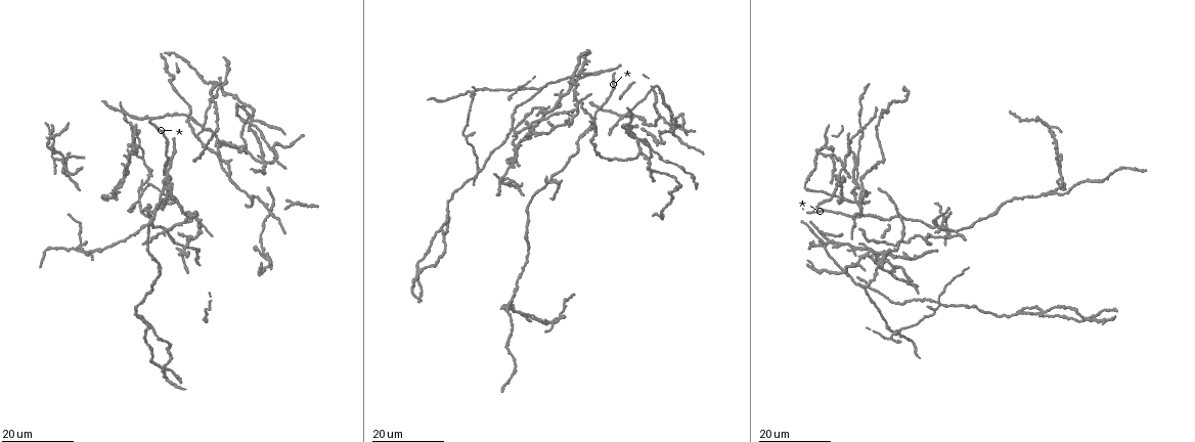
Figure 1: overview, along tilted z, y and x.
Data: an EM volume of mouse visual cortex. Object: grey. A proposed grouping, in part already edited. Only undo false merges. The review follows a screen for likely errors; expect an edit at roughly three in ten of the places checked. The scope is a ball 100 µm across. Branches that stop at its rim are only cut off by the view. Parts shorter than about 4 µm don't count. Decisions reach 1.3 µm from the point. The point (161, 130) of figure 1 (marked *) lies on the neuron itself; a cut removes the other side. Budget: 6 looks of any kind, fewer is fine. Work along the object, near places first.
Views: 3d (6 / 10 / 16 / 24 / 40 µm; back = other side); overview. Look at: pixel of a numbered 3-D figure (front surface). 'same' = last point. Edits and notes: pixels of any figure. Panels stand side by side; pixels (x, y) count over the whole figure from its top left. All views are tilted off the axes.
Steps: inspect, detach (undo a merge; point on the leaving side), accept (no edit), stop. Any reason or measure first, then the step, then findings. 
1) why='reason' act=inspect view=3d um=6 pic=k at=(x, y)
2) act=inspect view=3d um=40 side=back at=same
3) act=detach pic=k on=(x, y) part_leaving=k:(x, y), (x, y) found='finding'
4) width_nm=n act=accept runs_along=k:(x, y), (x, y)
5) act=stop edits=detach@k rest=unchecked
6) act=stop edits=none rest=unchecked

why='side arm on a straight run' act=inspect view=3d um=16 pic=1 at=(511, 179)

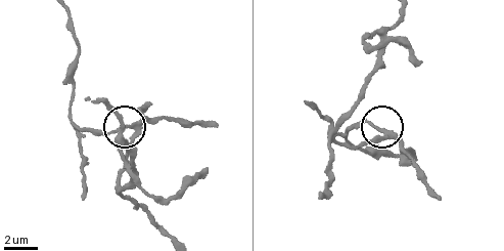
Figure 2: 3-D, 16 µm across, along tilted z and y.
act=inspect view=3d um=6 pic=2 at=(134, 125)

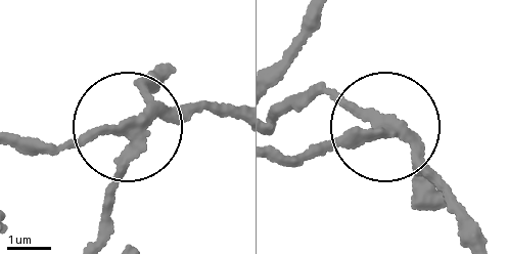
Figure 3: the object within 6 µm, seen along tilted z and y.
act=accept found='all the same neuron'

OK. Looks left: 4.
why='thin arm on a thick one' act=inspect view=3d um=24 pic=1 at=(552, 323)

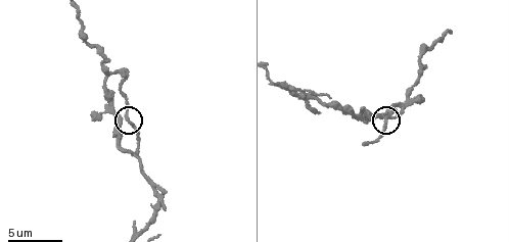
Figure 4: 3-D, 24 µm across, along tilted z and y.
act=inspect view=3d um=10 pic=4 at=(127, 115)

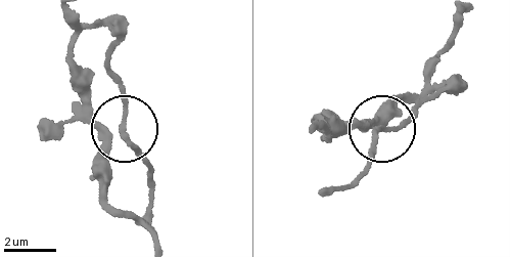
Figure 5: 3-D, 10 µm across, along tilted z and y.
why='from behind' act=inspect view=3d um=10 side=back pic=5 at=(124, 130)

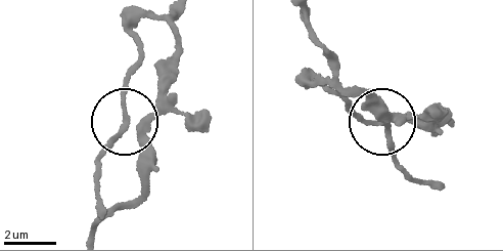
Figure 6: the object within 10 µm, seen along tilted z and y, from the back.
arms=4 act=accept runs_along=6:(92, 233), (144, 183), (139, 135), (123, 127), (94, 161) found='all the same neuron'

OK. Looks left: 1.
act=stop edits=none rest=unchecked

